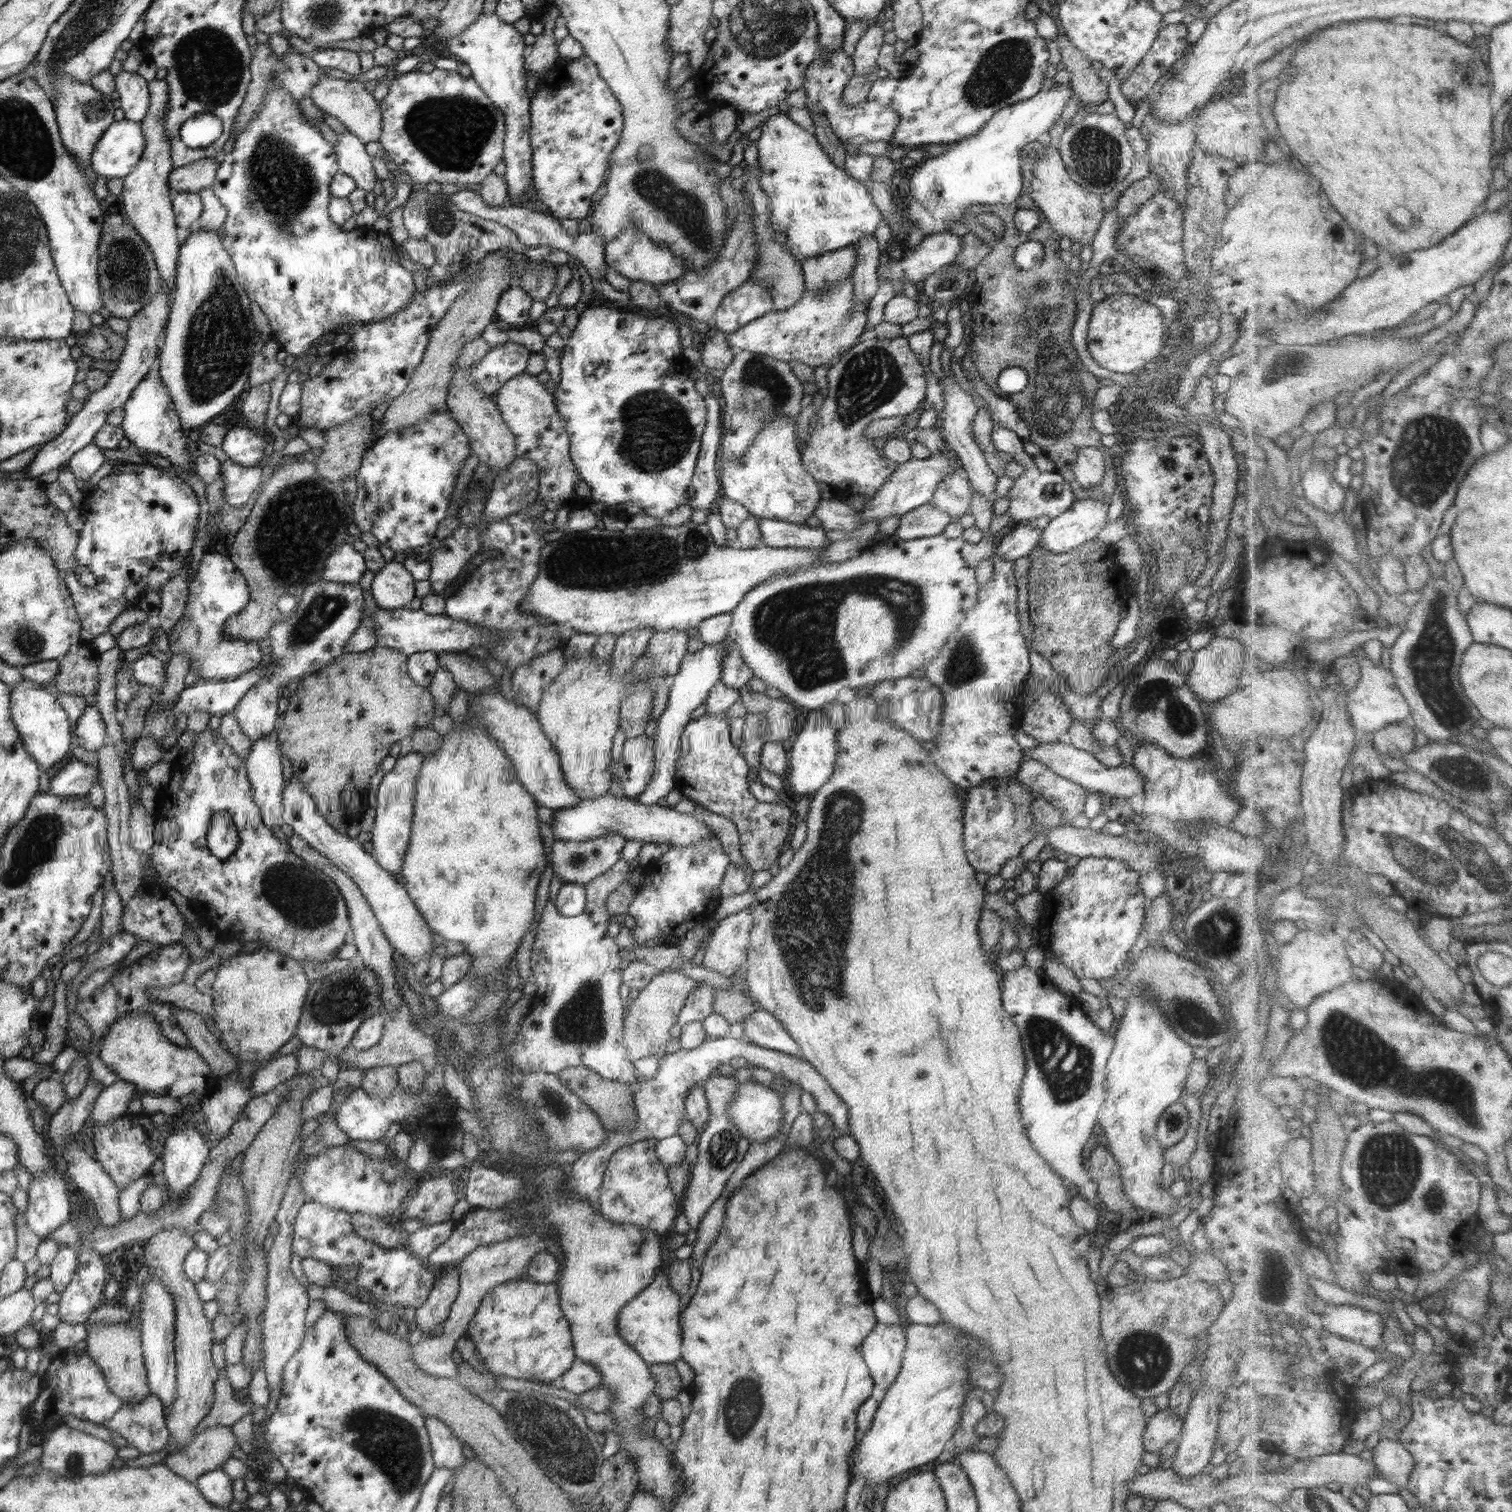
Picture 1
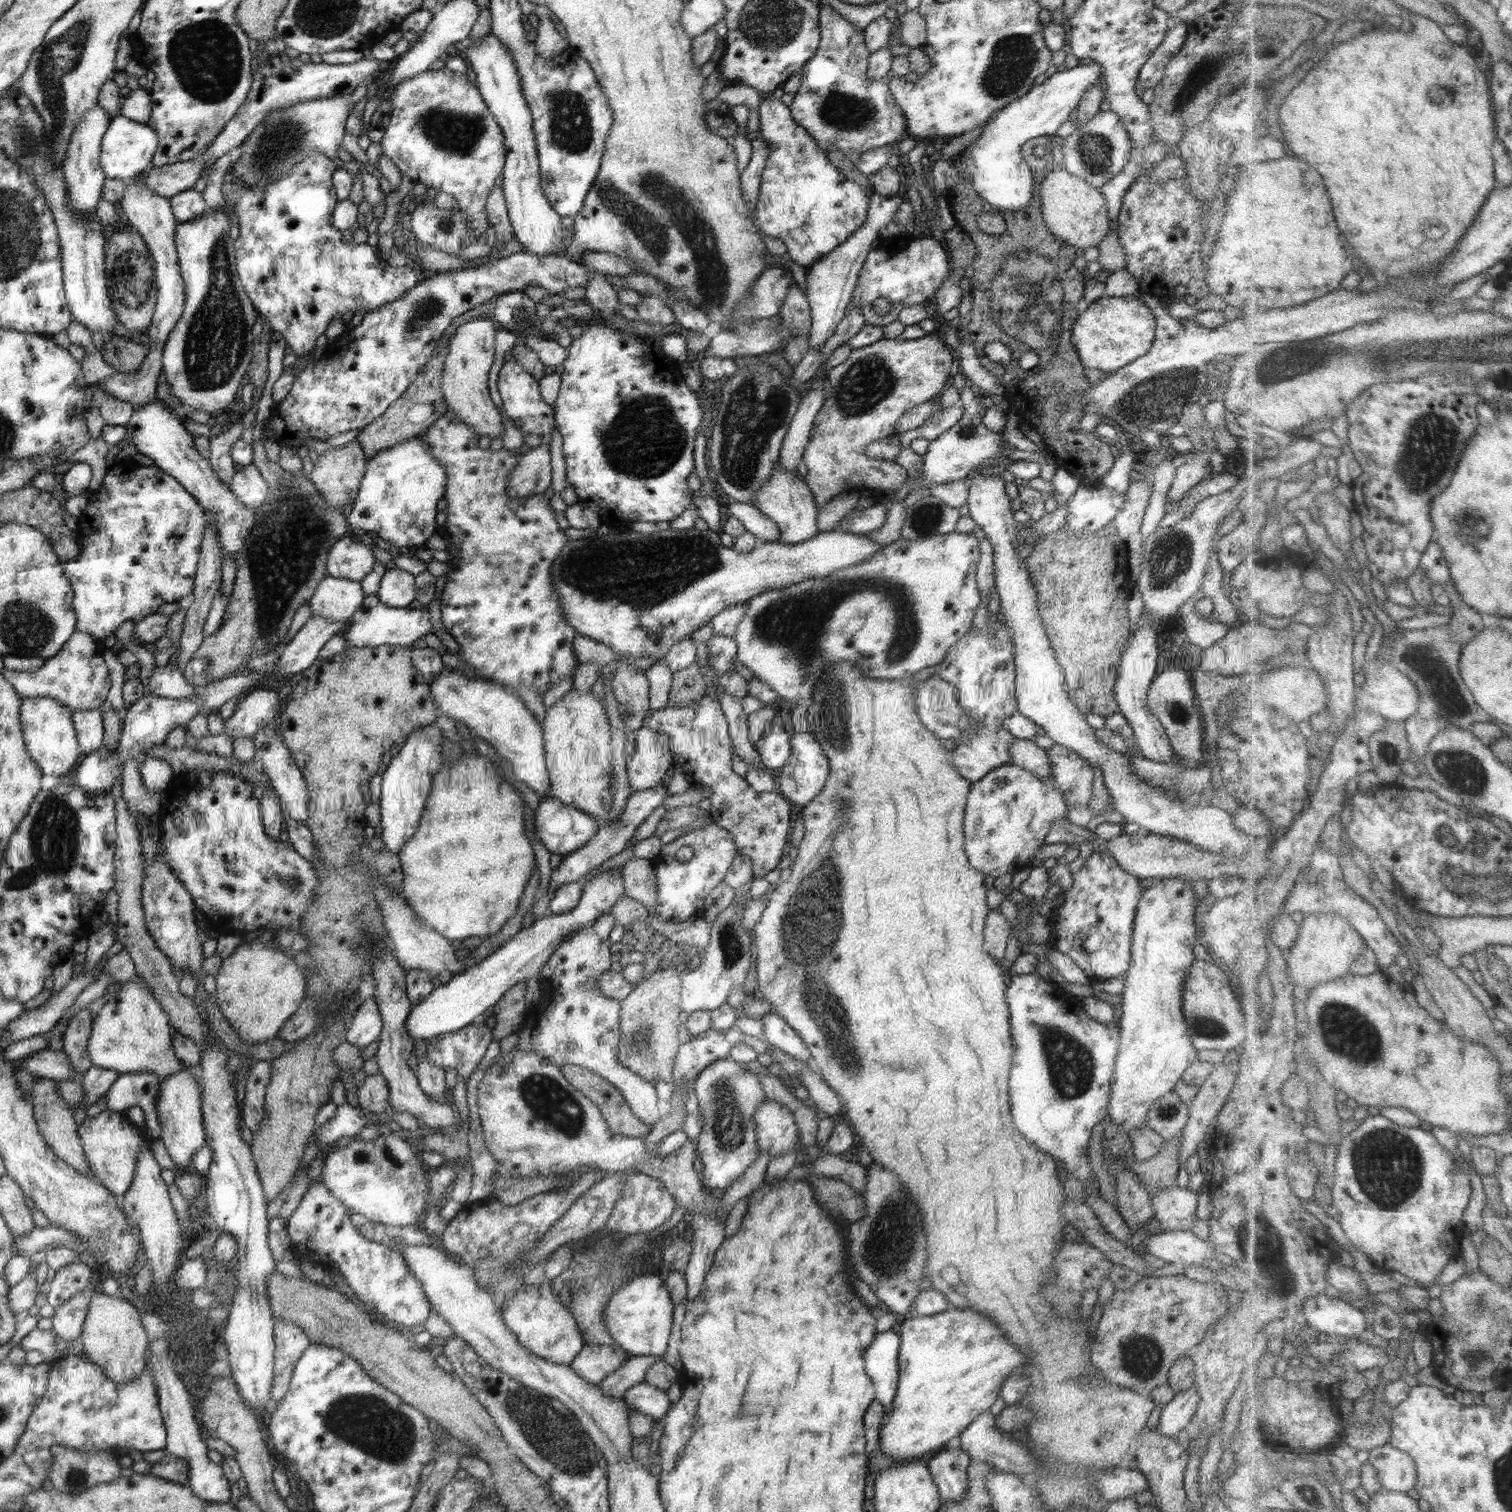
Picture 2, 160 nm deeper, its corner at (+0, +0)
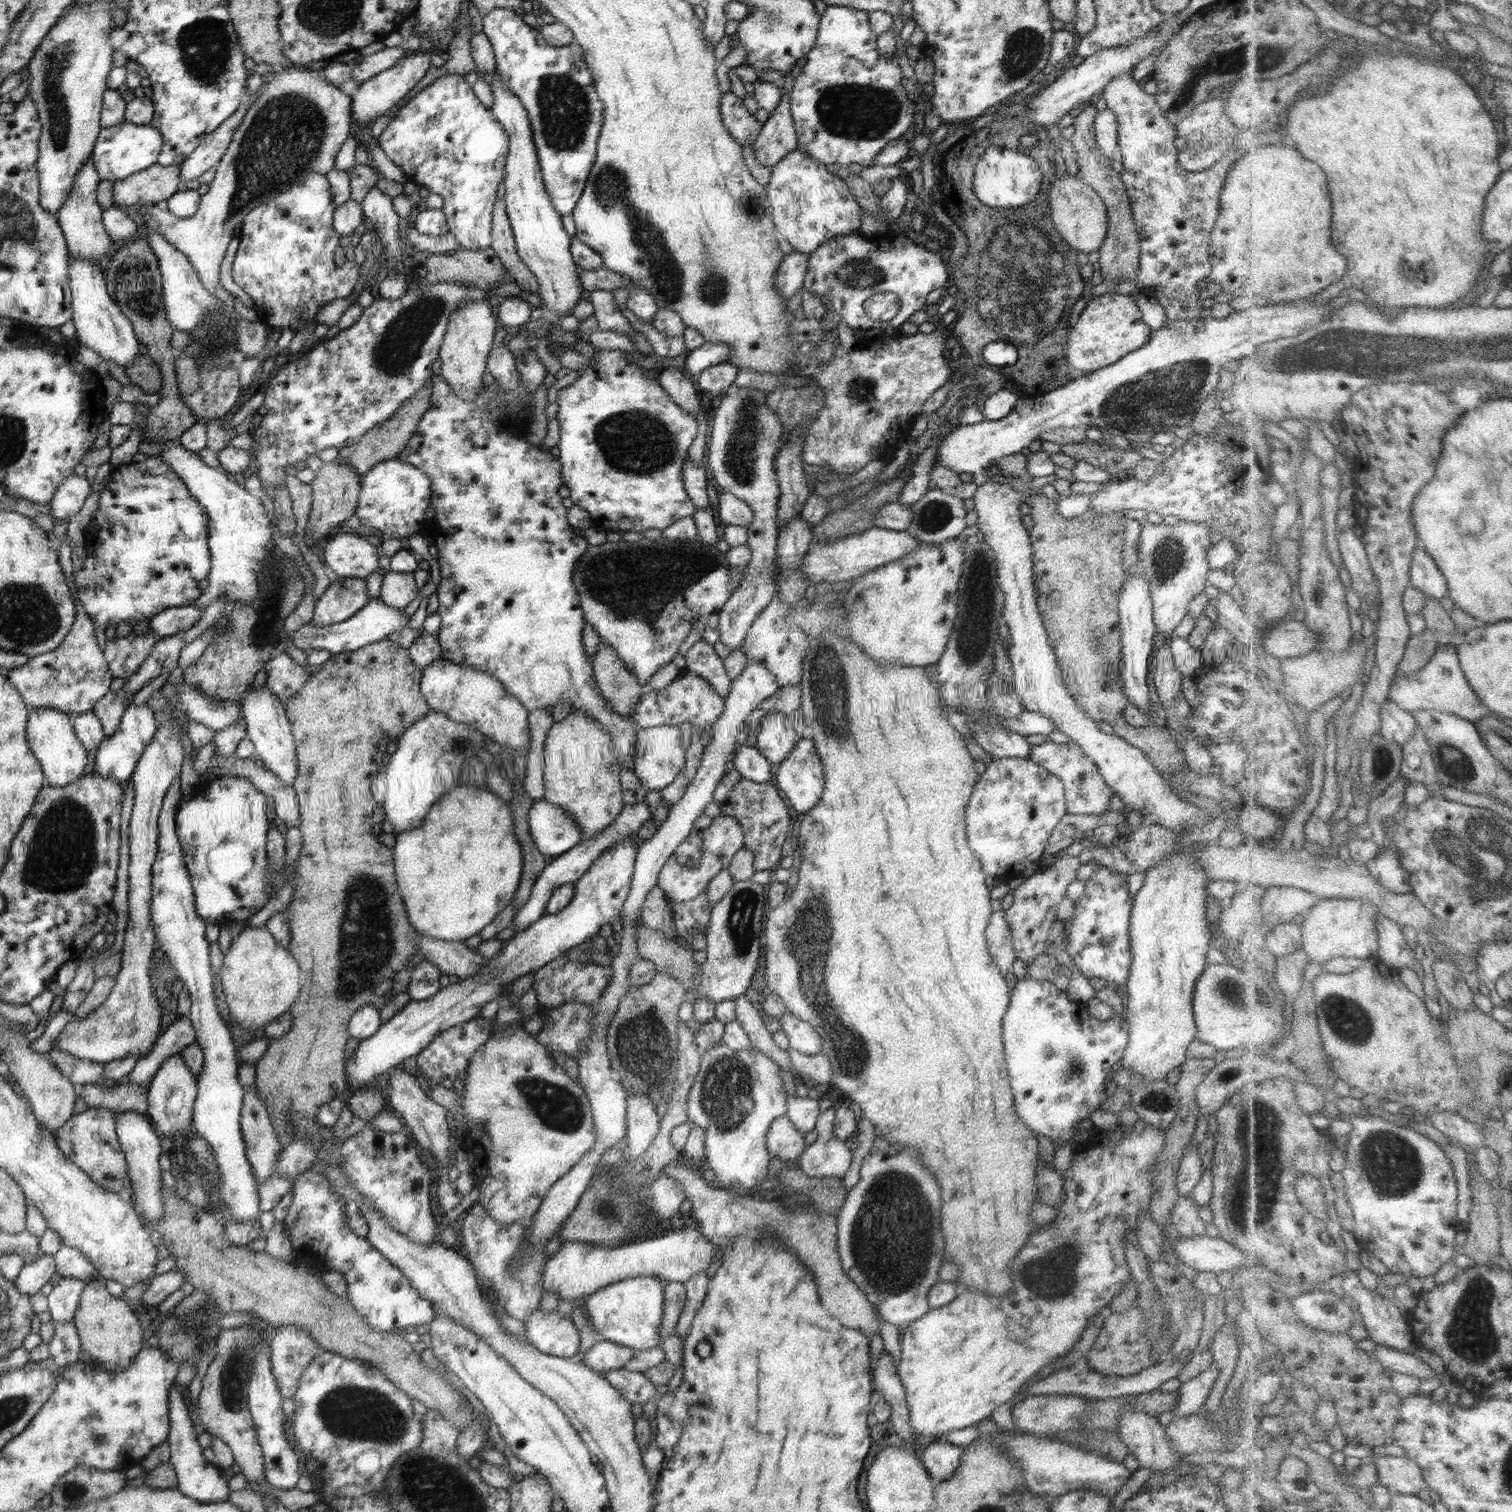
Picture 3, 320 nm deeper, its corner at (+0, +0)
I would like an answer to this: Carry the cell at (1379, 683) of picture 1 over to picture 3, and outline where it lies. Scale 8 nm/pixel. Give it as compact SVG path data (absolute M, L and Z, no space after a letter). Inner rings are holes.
M1452 644L1439 649L1433 660L1420 673L1397 676L1390 700L1394 700L1412 714L1420 710L1438 710L1479 724L1484 723L1493 713L1478 695L1462 668L1459 645Z

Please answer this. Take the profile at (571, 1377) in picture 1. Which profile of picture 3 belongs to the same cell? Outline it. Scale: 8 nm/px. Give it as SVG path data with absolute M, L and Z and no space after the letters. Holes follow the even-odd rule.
M599 1339L586 1352L583 1362L594 1372L604 1374L606 1371L622 1368L632 1360L635 1350L617 1345L606 1339Z

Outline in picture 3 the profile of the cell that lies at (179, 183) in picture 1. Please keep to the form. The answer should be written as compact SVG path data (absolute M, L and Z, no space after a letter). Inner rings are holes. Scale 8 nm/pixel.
M160 166L148 168L115 182L115 203L118 205L149 205L169 200L182 187L181 166Z

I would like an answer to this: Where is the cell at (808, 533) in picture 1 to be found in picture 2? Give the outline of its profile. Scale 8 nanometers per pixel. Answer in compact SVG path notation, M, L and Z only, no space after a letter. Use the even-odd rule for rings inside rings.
M735 501L727 508L729 516L737 518L742 526L745 526L745 529L756 536L759 541L778 542L780 538L779 525L756 508L754 504Z

